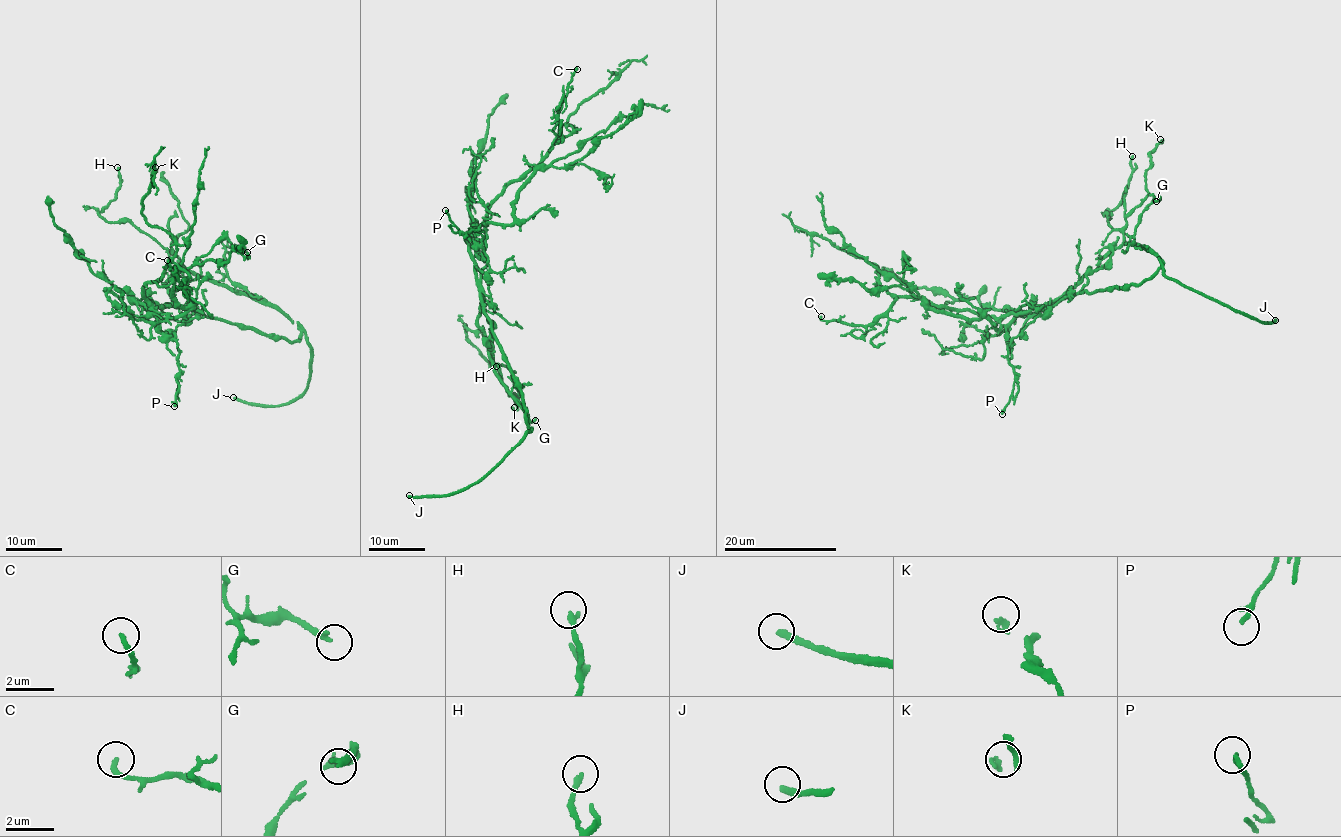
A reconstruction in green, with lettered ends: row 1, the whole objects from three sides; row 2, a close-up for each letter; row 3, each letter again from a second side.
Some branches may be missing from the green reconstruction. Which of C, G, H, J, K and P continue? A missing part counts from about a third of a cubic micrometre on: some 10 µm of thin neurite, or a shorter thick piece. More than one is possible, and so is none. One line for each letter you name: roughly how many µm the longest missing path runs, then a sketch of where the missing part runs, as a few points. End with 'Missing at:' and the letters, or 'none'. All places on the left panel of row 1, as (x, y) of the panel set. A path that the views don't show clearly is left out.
C: Missing length about 6 µm. Course of what is missing: (167, 260), (157, 239)
J: Missing length about 50 µm
Missing at: C, J

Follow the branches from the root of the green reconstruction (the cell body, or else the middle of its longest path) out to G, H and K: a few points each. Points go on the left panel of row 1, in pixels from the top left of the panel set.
G: (171, 304), (164, 284), (178, 271), (211, 278), (236, 291), (225, 268), (225, 247), (235, 246), (247, 252)
H: (171, 304), (164, 283), (184, 268), (180, 259), (129, 222), (110, 223), (98, 213), (120, 185), (117, 167)
K: (171, 304), (164, 283), (181, 273), (184, 264), (170, 243), (189, 224), (162, 171), (156, 172), (155, 167)

